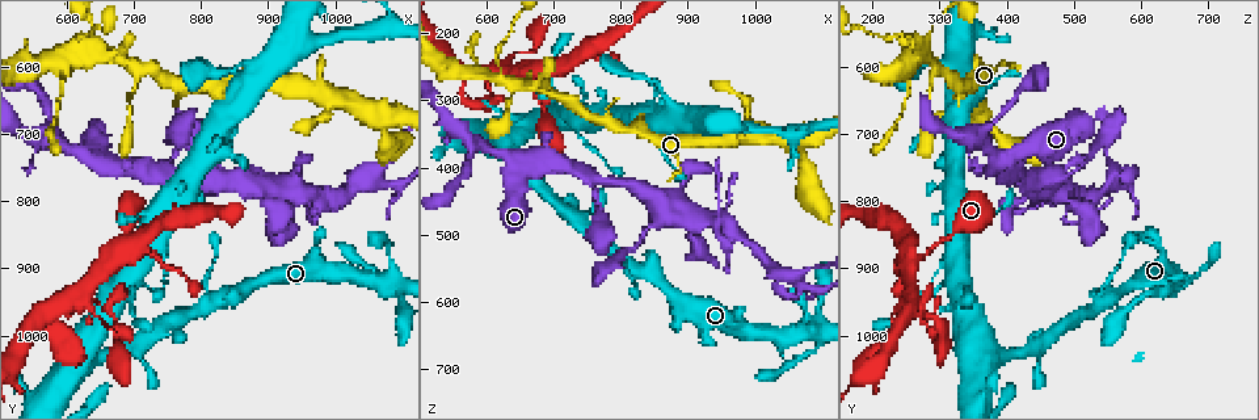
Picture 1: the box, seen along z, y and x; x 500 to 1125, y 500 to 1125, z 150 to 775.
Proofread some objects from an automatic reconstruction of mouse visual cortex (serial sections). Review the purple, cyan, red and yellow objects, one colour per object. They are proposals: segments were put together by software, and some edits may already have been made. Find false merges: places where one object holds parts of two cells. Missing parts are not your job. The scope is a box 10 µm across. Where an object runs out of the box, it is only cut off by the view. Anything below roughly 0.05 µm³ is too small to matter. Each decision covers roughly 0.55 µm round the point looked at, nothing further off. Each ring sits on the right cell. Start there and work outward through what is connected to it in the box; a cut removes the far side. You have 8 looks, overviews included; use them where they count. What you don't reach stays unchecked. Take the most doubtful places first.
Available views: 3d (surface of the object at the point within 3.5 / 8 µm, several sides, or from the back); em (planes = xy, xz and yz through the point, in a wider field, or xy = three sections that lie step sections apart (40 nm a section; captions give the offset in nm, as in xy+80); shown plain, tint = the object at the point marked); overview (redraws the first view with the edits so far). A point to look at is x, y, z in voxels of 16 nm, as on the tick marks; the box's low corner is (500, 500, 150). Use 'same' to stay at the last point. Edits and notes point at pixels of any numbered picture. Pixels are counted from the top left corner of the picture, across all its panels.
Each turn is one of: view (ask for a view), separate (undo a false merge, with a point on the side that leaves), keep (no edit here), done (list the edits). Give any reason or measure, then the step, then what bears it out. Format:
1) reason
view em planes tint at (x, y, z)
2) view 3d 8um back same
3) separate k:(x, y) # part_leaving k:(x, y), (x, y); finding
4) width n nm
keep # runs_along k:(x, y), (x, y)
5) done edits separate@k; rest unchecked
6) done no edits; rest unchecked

branch point
view 3d 3.5um at (640, 570, 280)

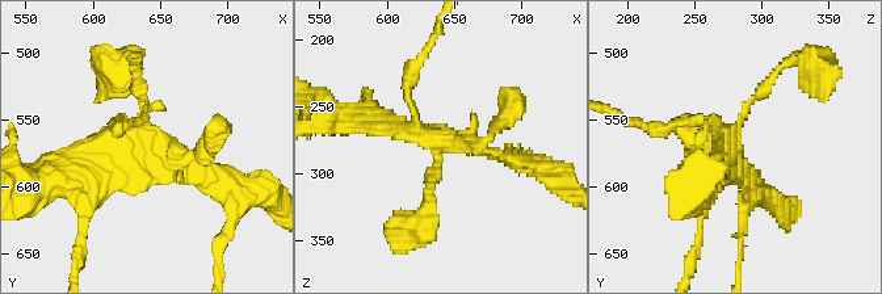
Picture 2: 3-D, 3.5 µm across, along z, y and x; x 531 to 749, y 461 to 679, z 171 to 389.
now the EM
view em xy step 1 tint at (640, 570, 276)

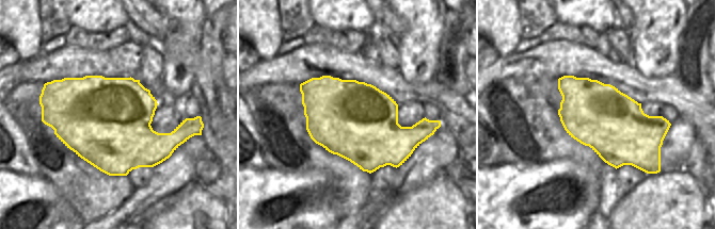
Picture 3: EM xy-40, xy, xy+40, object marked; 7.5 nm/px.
keep # runs_along 2:(218, 184), (158, 163), (134, 75); one cell here

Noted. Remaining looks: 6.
three-way junction
view 3d 3.5um at (1050, 760, 560)

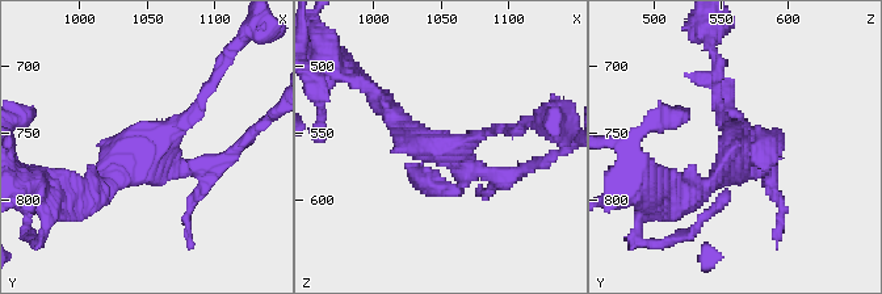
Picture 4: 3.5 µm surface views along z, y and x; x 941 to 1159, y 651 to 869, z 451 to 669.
need the tissue
view em xy step 5 tint at (1056, 760, 560)

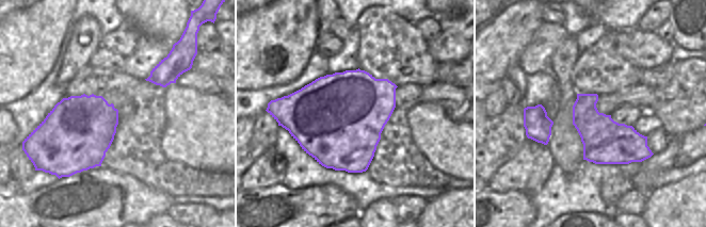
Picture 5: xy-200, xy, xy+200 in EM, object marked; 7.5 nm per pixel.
keep # runs_along 4:(385, 105), (498, 185); one cell here

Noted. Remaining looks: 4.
branch point
view em xy step 5 tint at (585, 705, 360)

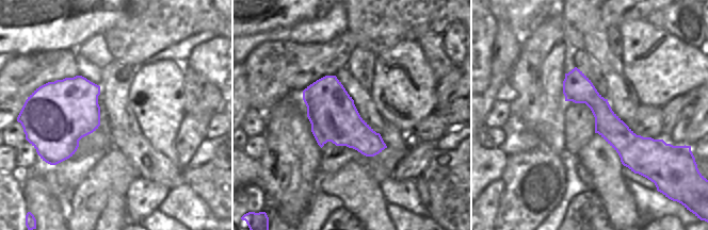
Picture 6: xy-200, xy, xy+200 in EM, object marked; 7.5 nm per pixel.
view 3d 3.5um same

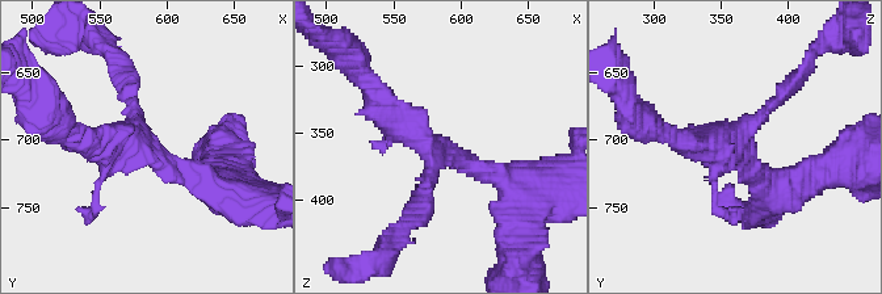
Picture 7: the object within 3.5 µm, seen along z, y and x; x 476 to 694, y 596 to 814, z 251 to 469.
keep # runs_along 6:(567, 76), (633, 150), (633, 167); one cell here

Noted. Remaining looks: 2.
sharp bend
view 3d 3.5um back at (625, 940, 260)

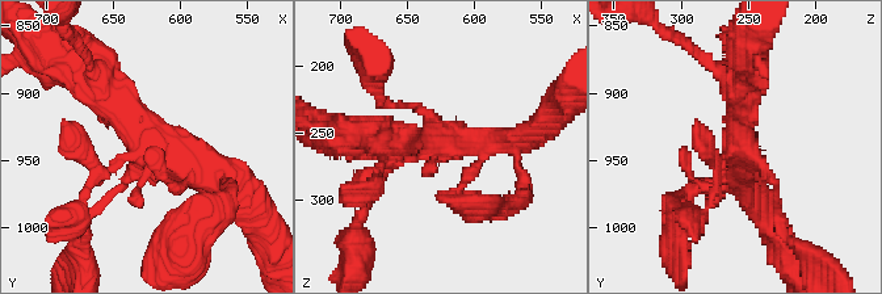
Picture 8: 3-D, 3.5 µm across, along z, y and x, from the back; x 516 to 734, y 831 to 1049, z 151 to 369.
shape alone is not enough
view em xy step 1 tint at (626, 940, 256)

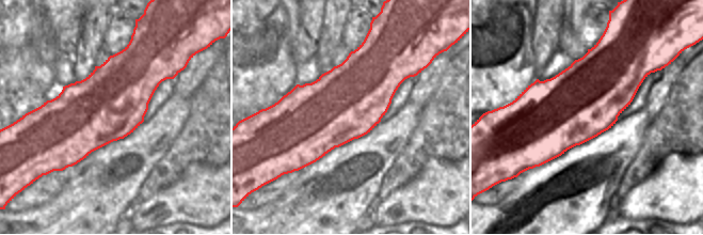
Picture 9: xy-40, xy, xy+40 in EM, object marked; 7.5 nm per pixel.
keep # one cell here

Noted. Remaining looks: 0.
done no edits; rest unchecked

